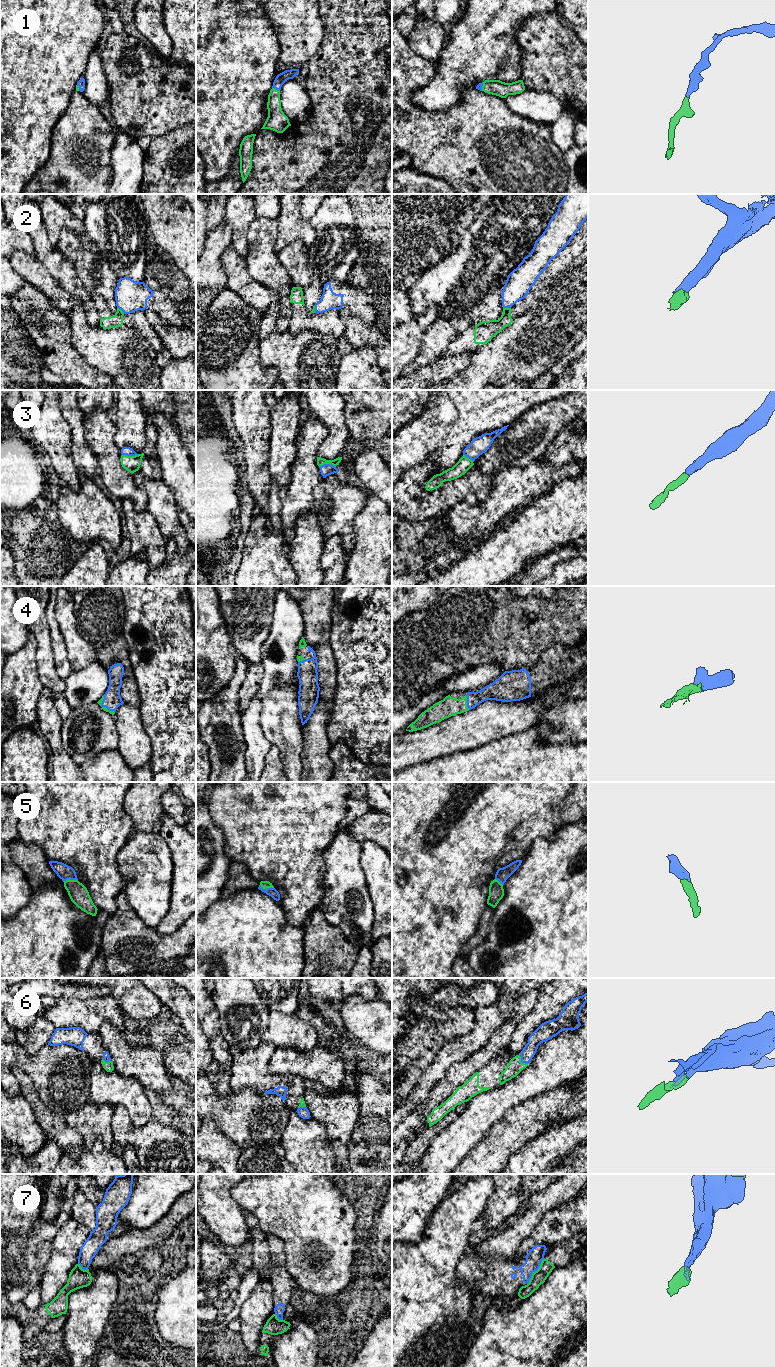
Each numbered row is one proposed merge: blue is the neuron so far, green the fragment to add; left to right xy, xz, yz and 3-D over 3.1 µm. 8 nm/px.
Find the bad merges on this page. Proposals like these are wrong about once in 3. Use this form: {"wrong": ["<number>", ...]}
{"wrong": ["2", "7"]}

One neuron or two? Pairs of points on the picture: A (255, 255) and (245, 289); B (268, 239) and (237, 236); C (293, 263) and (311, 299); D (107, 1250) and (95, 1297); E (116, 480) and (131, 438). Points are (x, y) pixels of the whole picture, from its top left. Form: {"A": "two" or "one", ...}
{"A": "two", "B": "two", "C": "one", "D": "two", "E": "two"}

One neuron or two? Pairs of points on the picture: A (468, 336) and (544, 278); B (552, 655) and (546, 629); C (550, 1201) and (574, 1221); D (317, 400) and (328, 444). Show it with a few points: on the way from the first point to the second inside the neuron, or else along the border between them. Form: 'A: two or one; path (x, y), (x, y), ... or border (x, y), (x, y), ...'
A: one; path (488, 329), (499, 325), (529, 298)
B: two; border (573, 643), (559, 643), (549, 647), (534, 665)
C: two; border (577, 1195), (568, 1202), (550, 1209), (539, 1222)
D: one; path (328, 411), (334, 419), (334, 433)

